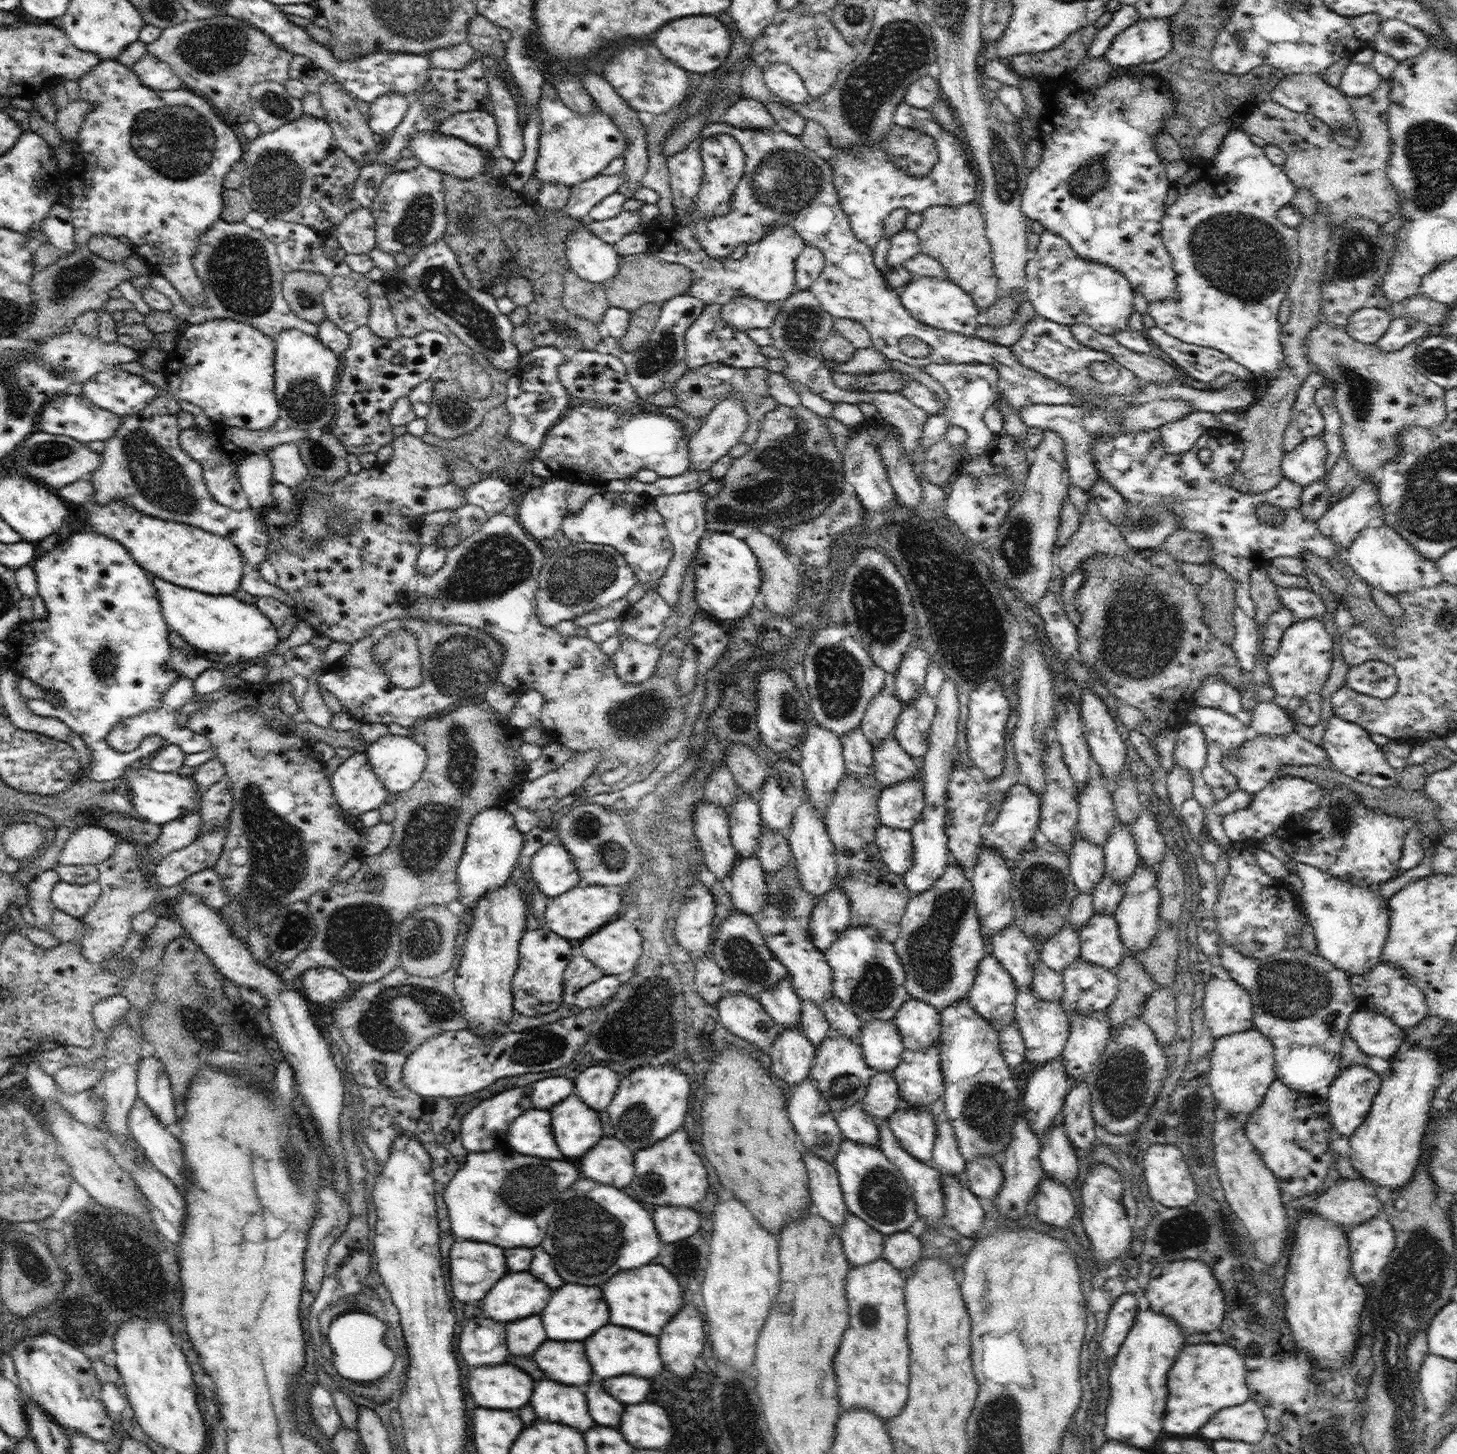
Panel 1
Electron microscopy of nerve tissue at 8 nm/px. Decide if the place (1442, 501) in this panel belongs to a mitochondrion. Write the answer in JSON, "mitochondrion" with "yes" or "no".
{"mitochondrion":"yes"}

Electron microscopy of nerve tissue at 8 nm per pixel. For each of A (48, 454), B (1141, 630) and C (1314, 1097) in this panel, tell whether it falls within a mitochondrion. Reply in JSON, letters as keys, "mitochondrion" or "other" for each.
{"A":"mitochondrion","B":"mitochondrion","C":"other"}

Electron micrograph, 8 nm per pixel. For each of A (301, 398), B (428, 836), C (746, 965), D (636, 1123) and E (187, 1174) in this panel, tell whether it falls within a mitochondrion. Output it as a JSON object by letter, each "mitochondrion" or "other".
{"A":"mitochondrion","B":"mitochondrion","C":"mitochondrion","D":"mitochondrion","E":"other"}

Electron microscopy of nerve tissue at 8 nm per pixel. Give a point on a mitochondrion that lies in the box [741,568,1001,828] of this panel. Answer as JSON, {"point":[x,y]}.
{"point":[839,680]}

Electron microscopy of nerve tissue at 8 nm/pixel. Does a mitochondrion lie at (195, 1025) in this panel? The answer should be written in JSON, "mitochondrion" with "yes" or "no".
{"mitochondrion":"yes"}

